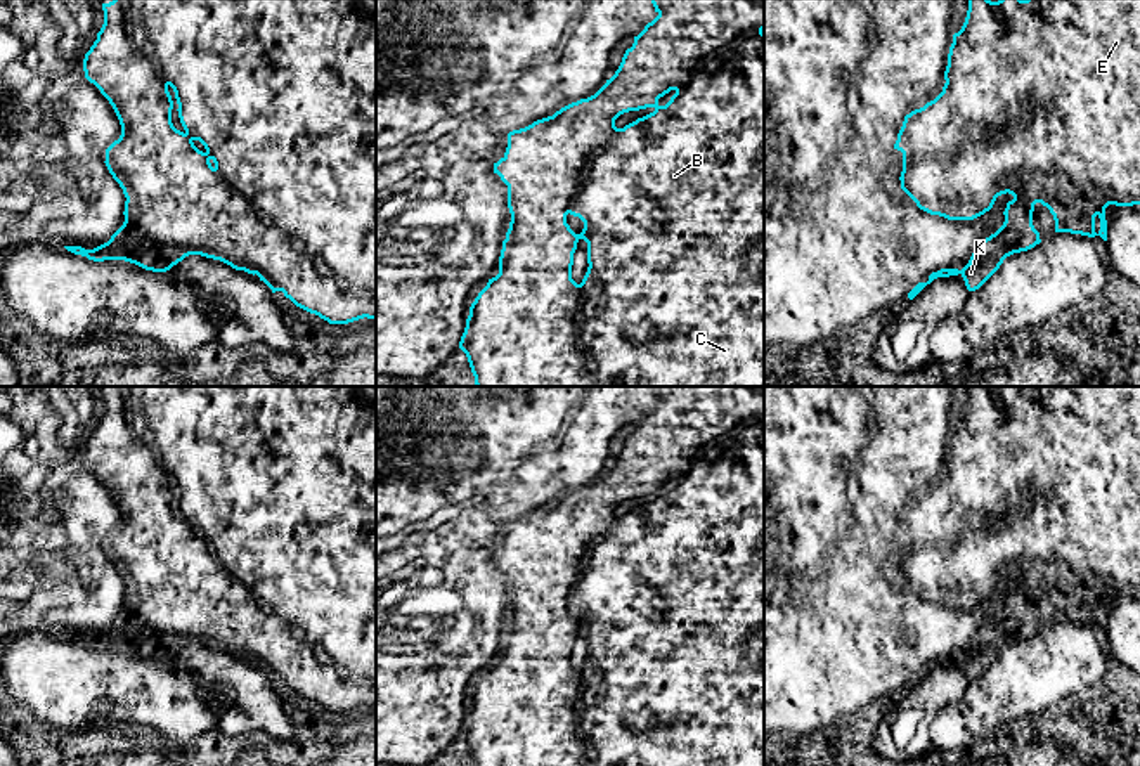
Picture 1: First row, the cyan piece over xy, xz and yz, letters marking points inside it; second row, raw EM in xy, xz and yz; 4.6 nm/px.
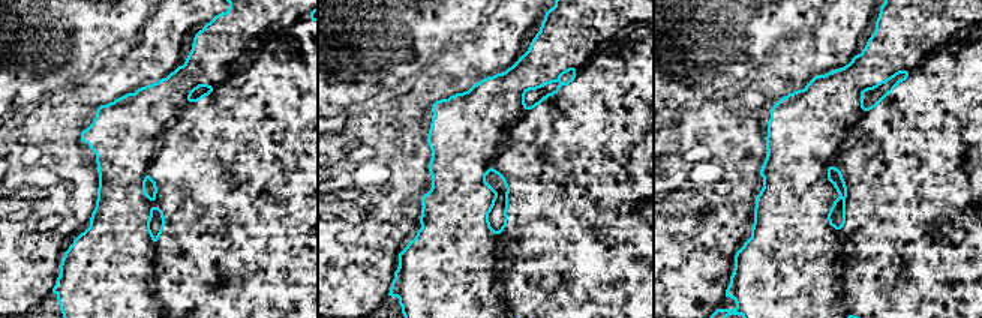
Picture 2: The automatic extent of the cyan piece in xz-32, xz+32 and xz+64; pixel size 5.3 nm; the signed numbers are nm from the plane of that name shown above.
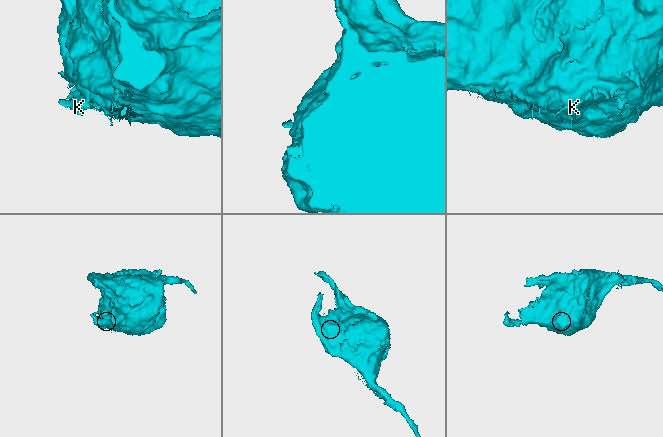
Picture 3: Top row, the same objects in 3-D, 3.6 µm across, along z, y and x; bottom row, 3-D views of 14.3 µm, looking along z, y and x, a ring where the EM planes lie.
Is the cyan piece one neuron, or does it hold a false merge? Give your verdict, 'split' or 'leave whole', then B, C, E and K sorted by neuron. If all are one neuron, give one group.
leave whole; groups B C E K

